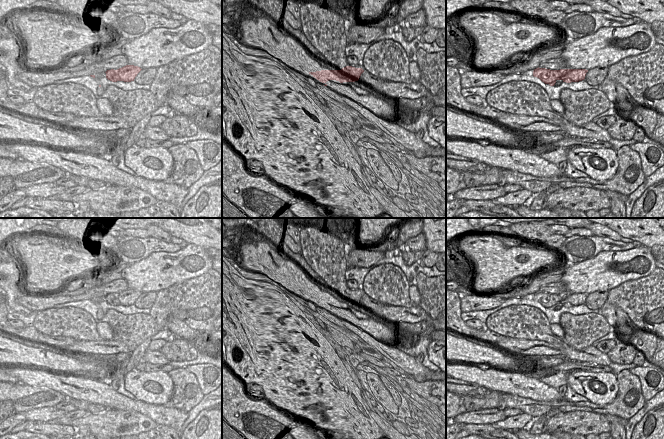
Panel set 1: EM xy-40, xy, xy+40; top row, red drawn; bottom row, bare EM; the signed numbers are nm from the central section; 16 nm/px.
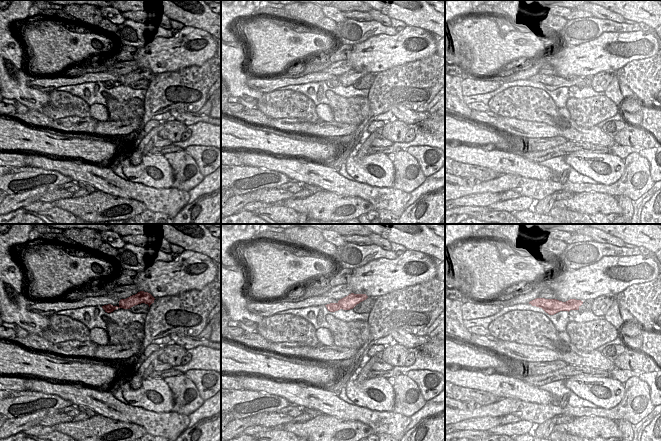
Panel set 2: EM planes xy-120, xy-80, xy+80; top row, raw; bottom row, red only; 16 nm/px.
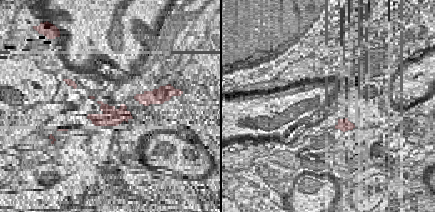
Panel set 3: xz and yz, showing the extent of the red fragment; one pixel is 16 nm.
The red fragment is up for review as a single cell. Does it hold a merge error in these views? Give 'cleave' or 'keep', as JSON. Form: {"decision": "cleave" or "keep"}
{"decision": "cleave"}

